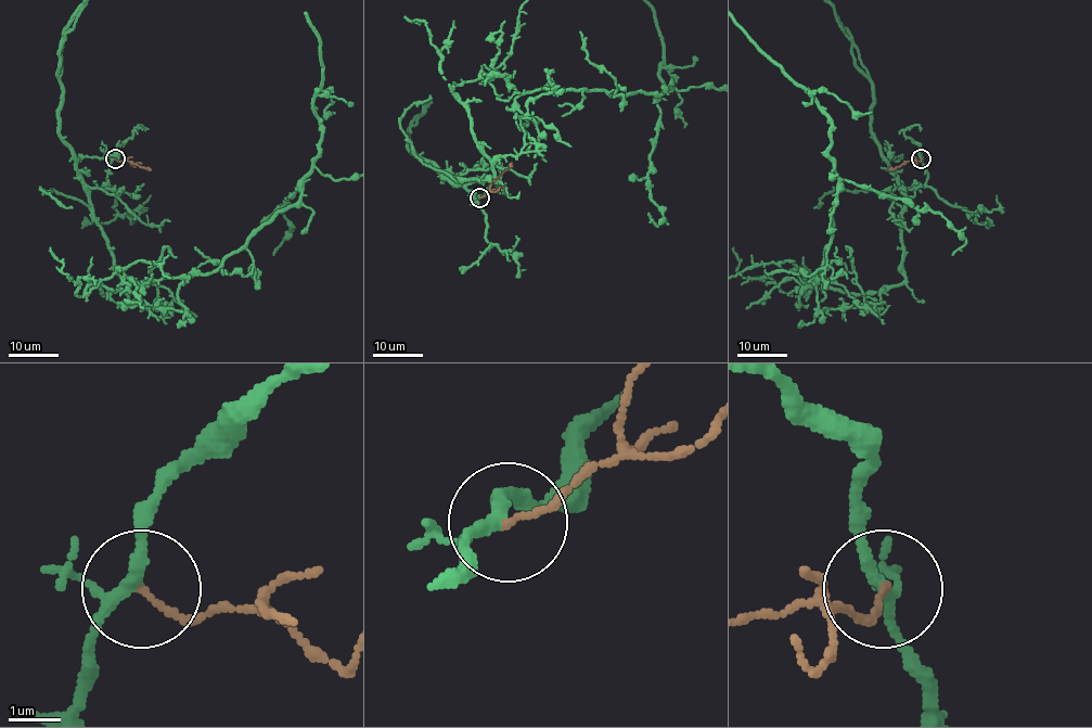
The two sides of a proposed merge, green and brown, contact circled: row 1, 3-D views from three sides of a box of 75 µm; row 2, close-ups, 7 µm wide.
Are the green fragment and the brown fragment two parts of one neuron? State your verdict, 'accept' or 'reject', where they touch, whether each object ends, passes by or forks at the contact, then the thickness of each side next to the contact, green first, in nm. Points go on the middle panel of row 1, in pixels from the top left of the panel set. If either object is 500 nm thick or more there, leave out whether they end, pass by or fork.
reject; at (479, 198); green forks there; brown ends there; 190 nm thick on the green side, 100 nm on the other

